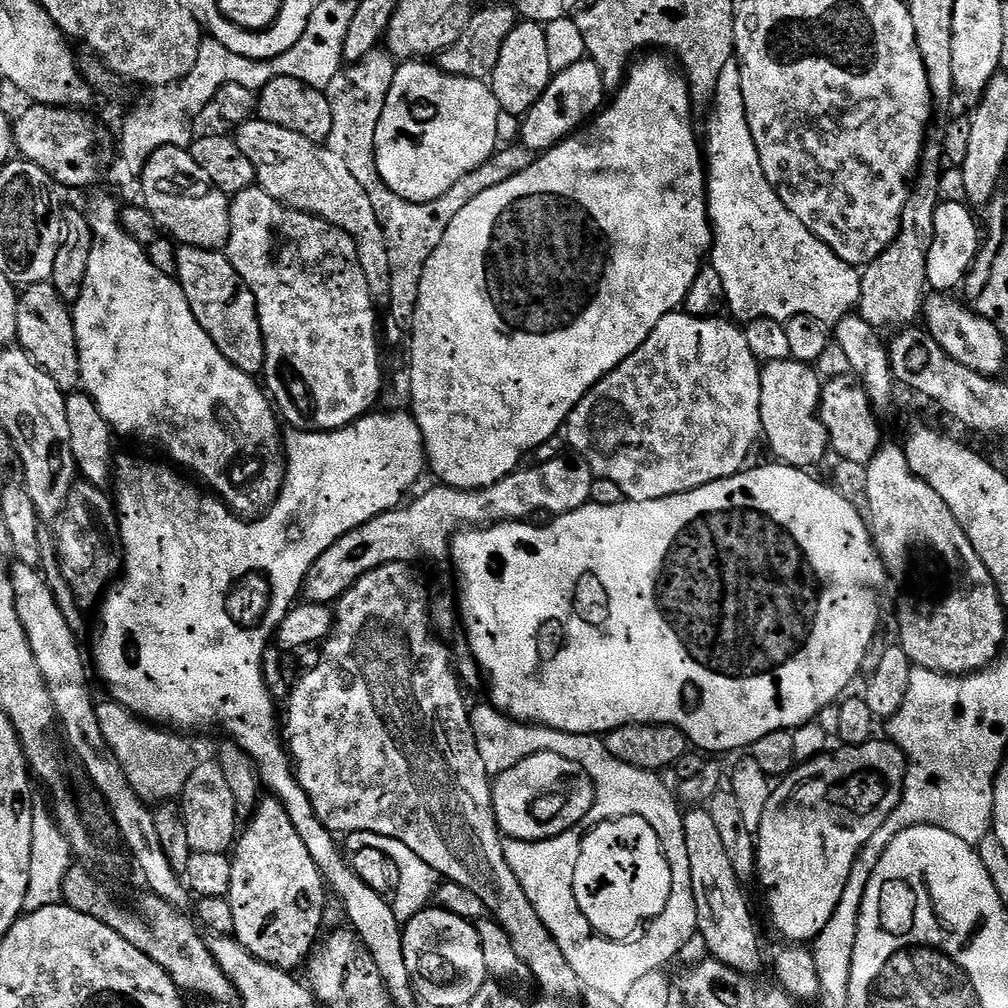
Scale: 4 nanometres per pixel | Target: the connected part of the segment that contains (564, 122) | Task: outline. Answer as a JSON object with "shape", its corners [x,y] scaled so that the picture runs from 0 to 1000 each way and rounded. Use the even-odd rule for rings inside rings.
{"shape":[[[574,60],[563,69],[551,72],[538,97],[534,97],[534,101],[530,101],[528,108],[519,116],[520,124],[516,127],[516,135],[520,138],[517,139],[519,146],[525,147],[529,153],[539,153],[544,148],[551,147],[568,134],[580,120],[596,110],[600,102],[599,91],[601,92],[601,73],[588,60]]]}

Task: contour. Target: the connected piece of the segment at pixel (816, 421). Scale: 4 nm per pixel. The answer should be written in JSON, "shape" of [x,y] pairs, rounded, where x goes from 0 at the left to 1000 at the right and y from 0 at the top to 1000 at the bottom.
{"shape":[[[764,357],[755,364],[754,382],[756,383],[756,403],[754,404],[754,423],[757,436],[762,436],[766,448],[775,460],[782,460],[785,464],[809,465],[809,460],[817,456],[817,451],[822,451],[821,428],[813,417],[813,386],[815,374],[811,366],[794,357]]]}

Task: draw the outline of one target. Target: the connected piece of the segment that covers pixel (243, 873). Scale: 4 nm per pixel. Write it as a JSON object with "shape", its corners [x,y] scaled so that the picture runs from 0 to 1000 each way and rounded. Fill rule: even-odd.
{"shape":[[[266,788],[259,793],[258,801],[250,813],[241,818],[228,852],[230,862],[225,891],[232,906],[232,932],[248,942],[252,950],[279,960],[281,964],[290,964],[297,956],[299,959],[315,936],[317,920],[321,917],[321,900],[325,897],[327,885],[315,859],[312,859],[312,851],[308,851],[308,843],[304,843],[296,823],[292,823],[288,808],[284,808],[280,796],[273,790]]]}

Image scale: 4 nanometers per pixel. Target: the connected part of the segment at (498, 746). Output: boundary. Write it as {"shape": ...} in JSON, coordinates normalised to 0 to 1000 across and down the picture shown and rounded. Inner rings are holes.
{"shape":[[[486,698],[474,701],[471,699],[465,705],[465,710],[474,746],[485,771],[496,770],[532,745],[546,745],[577,760],[589,775],[589,800],[583,805],[581,812],[577,812],[577,815],[545,833],[522,835],[501,832],[500,846],[506,863],[510,863],[510,871],[514,871],[518,883],[522,883],[522,891],[526,891],[526,899],[534,903],[534,911],[538,911],[542,923],[546,923],[554,942],[562,946],[562,954],[565,954],[565,962],[569,962],[576,977],[580,981],[594,982],[618,998],[626,980],[640,966],[663,958],[659,956],[665,955],[686,935],[687,929],[688,933],[691,928],[685,851],[681,848],[679,806],[668,783],[666,786],[659,779],[659,774],[655,771],[658,769],[654,765],[642,766],[640,762],[613,756],[613,752],[605,748],[594,729],[551,726],[540,719],[521,718],[520,715],[509,714],[499,706],[492,705]],[[626,806],[642,810],[655,830],[658,830],[659,842],[662,842],[663,853],[666,853],[670,865],[670,882],[662,905],[651,914],[643,929],[635,937],[619,940],[619,937],[599,937],[599,933],[587,933],[587,929],[583,929],[583,921],[579,921],[579,910],[571,905],[571,893],[567,893],[567,857],[571,857],[575,827],[584,817],[591,817],[591,814],[603,810]]]}

